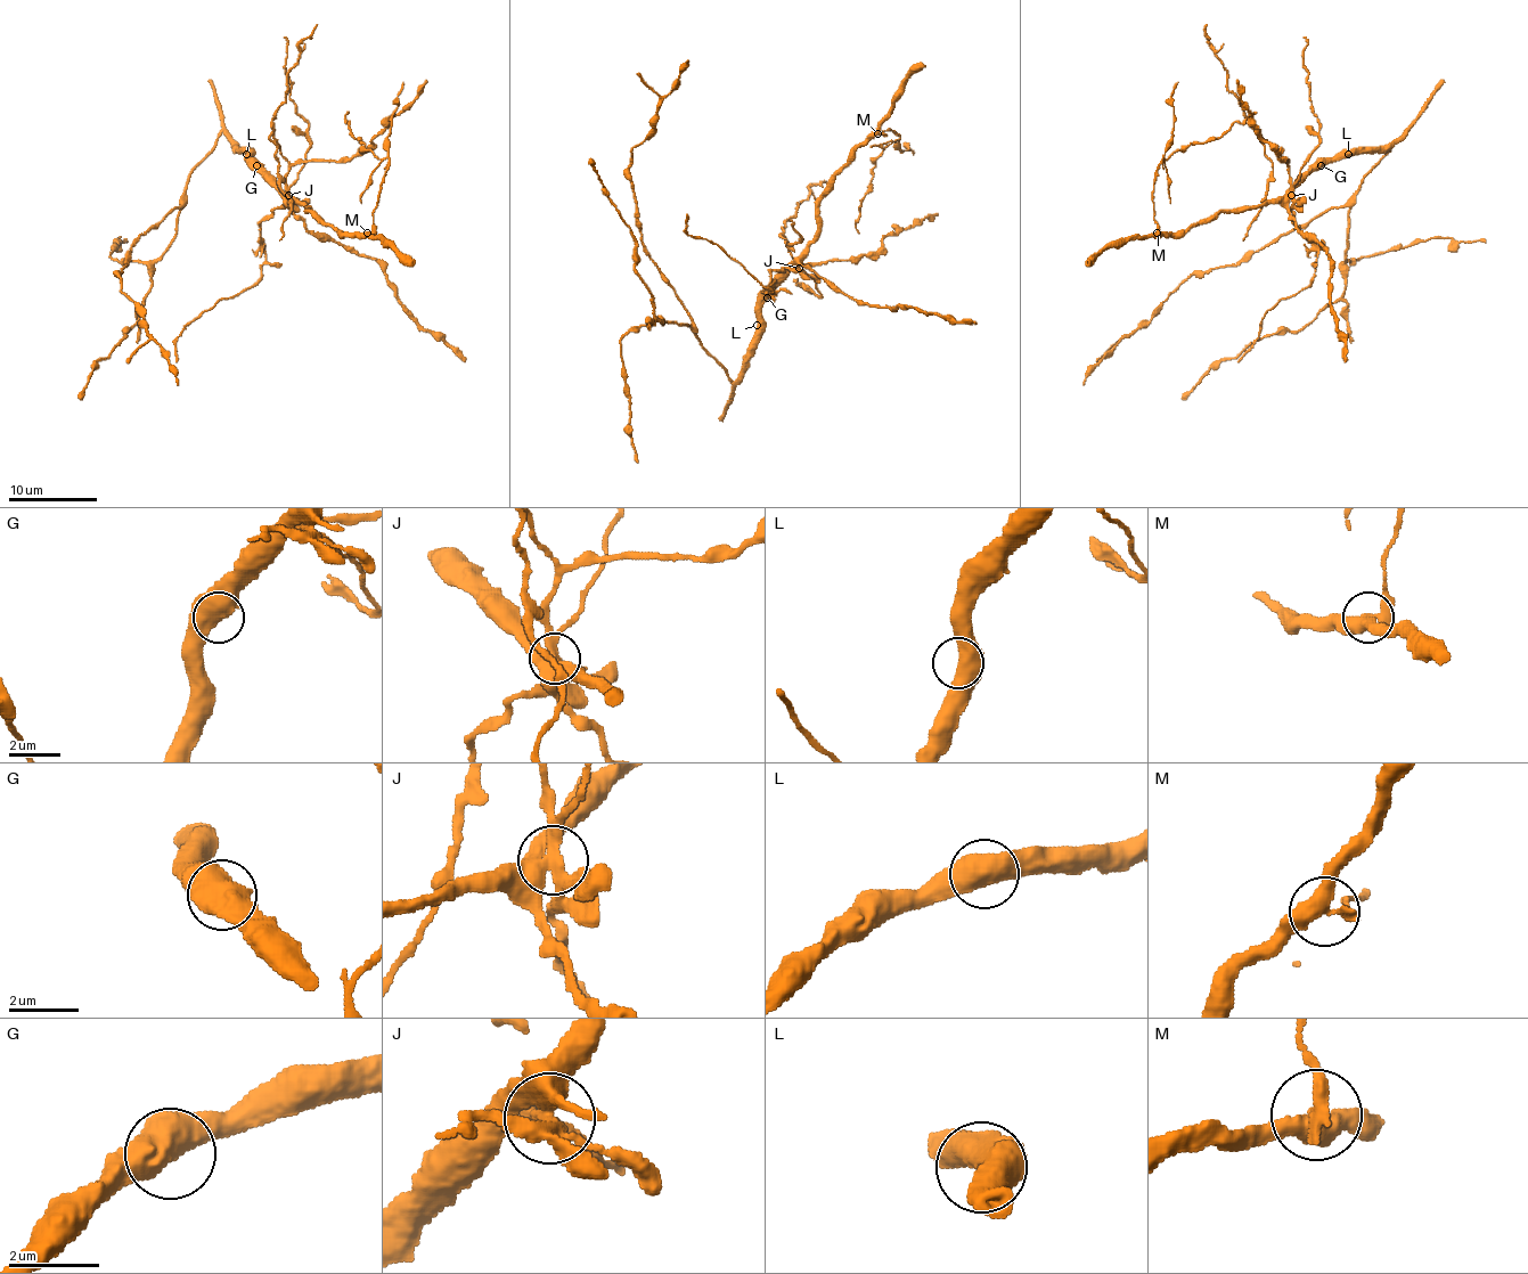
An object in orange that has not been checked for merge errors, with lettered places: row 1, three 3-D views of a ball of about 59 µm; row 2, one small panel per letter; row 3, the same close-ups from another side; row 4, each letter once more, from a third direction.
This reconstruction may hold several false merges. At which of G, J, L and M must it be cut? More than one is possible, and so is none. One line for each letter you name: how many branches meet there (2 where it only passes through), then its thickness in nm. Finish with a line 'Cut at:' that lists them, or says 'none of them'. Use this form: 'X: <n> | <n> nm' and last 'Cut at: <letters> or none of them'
J: 6 | 440 nm
M: 3 | 400 nm
Cut at: J, M

